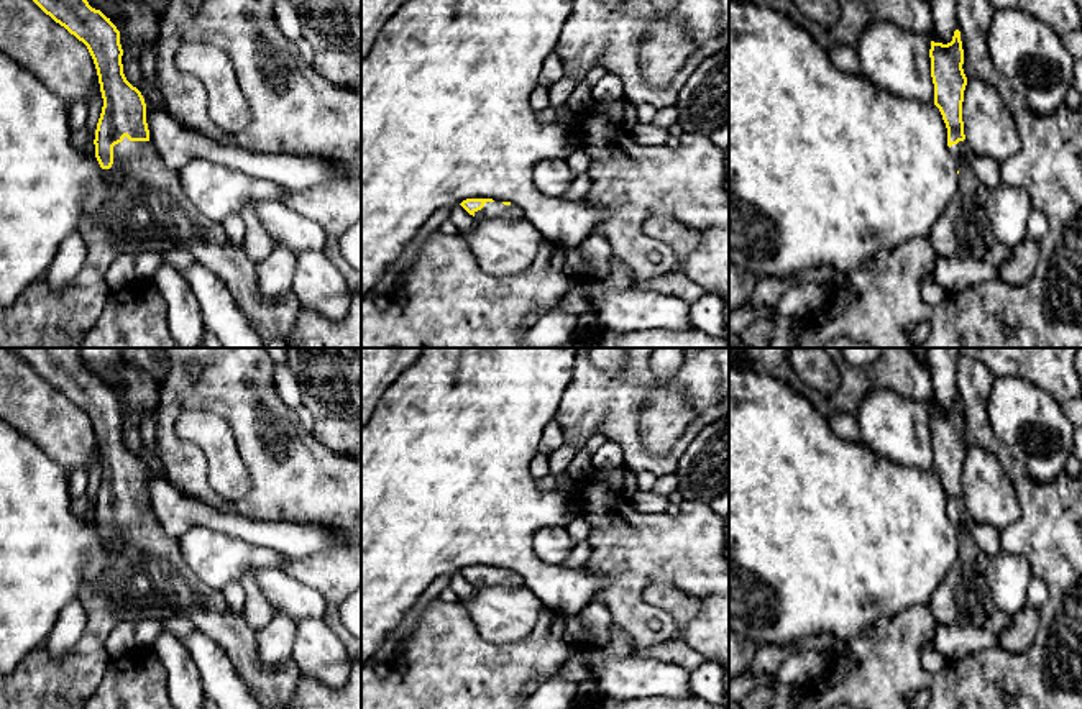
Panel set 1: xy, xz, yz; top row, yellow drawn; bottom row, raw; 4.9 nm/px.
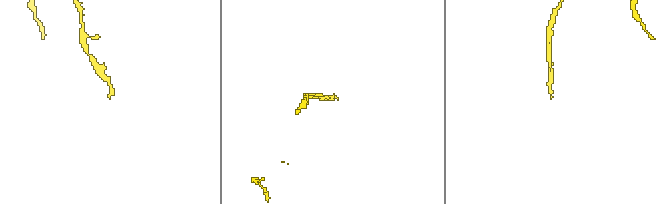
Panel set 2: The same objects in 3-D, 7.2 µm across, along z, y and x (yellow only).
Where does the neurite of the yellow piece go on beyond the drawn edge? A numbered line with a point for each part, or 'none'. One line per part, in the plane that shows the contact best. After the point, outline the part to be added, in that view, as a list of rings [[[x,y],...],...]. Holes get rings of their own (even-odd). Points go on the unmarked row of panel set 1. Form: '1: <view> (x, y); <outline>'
1: xy (150, 580); [[[126,504],[113,514],[112,535],[115,532],[123,532],[128,545],[97,579],[80,586],[77,601],[85,612],[85,627],[79,642],[62,658],[54,658],[43,643],[30,652],[13,673],[0,675],[0,709],[82,709],[105,676],[110,661],[105,640],[110,632],[123,620],[135,625],[146,619],[163,622],[176,612],[227,652],[263,709],[289,709],[302,676],[299,666],[292,660],[271,665],[261,660],[258,630],[248,625],[243,612],[235,614],[230,609],[222,591],[190,571],[177,537],[169,537],[149,509],[130,509]]]

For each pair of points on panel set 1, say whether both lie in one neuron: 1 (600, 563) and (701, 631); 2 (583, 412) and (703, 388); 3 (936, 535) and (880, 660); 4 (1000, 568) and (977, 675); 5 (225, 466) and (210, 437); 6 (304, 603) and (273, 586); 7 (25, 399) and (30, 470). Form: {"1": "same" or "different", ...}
{"1": "same", "2": "same", "3": "different", "4": "different", "5": "same", "6": "same", "7": "different"}

